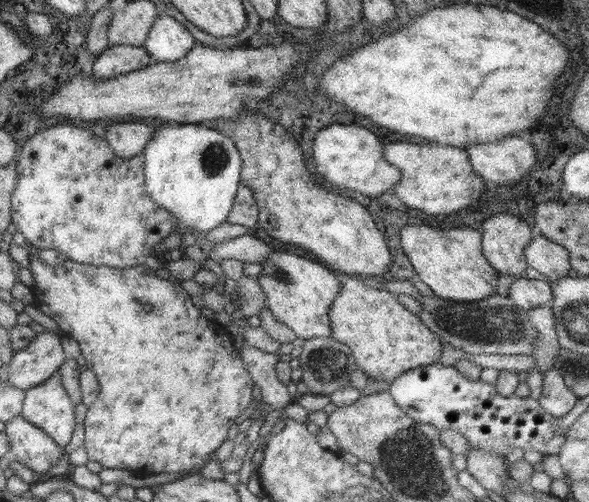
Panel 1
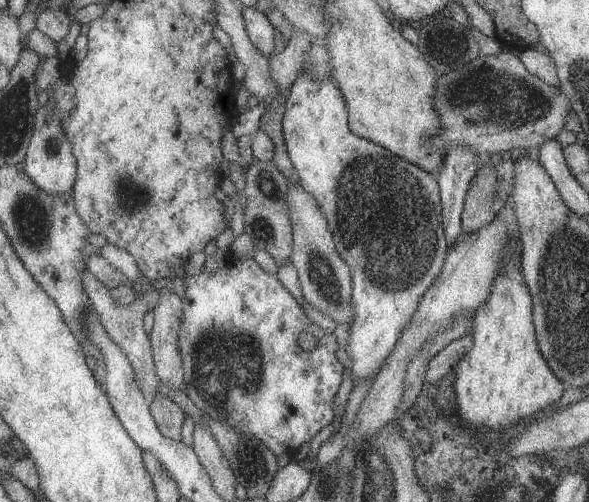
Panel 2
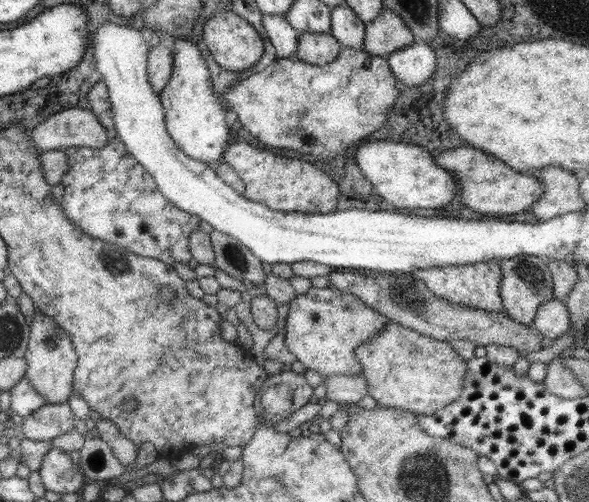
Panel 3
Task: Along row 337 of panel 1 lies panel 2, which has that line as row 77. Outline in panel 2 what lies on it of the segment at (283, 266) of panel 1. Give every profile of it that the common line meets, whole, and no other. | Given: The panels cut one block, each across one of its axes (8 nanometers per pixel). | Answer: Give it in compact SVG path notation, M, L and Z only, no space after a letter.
M302 72L301 76L294 78L291 83L290 91L285 96L285 110L283 111L283 118L281 119L282 137L286 146L286 151L289 160L292 162L293 168L298 176L298 181L303 186L303 190L307 190L311 194L311 198L316 200L316 205L321 214L325 217L327 222L327 228L331 233L331 238L335 244L337 254L343 259L343 262L349 267L351 278L351 306L353 306L353 320L349 324L349 340L347 340L347 346L345 346L345 352L349 356L349 364L346 368L351 374L352 382L359 382L359 380L365 380L365 378L373 379L375 374L379 371L379 368L383 366L385 358L389 356L403 326L407 326L411 314L415 312L415 306L419 304L419 298L423 296L423 293L429 288L429 284L433 282L433 278L439 274L441 266L443 266L443 258L445 258L445 252L448 244L444 238L443 225L442 225L442 206L440 202L440 194L436 177L432 174L427 174L423 170L419 170L417 166L413 166L407 160L399 158L391 152L387 152L381 146L369 142L369 140L363 140L363 138L357 138L355 134L349 130L347 122L347 108L345 106L344 98L341 91L337 88L334 82L331 82L329 78L313 78L307 72Z

